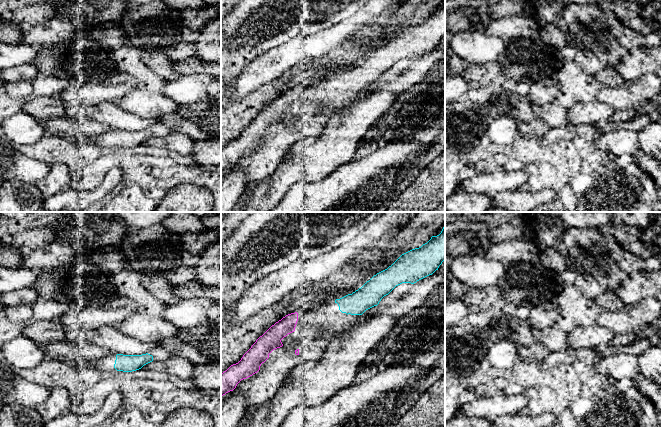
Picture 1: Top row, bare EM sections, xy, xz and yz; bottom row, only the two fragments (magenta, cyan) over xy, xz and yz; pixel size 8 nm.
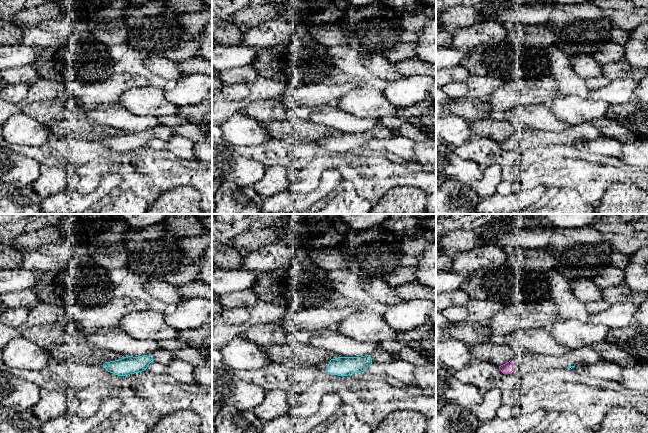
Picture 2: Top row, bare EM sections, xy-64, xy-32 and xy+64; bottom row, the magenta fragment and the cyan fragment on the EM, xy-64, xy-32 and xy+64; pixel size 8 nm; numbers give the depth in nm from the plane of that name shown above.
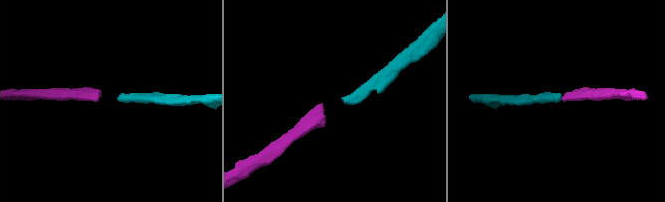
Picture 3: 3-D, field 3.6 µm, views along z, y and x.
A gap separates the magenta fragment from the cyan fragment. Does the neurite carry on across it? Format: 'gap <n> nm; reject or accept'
gap 320 nm; accept

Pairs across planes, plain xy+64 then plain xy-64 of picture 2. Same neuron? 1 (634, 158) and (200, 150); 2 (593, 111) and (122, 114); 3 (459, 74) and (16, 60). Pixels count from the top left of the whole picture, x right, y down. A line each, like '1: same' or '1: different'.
1: same
2: different
3: different

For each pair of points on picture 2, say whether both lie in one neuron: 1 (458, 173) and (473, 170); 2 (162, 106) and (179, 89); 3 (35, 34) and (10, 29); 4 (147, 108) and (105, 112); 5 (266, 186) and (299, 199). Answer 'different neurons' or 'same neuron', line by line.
1: same neuron
2: different neurons
3: different neurons
4: different neurons
5: different neurons

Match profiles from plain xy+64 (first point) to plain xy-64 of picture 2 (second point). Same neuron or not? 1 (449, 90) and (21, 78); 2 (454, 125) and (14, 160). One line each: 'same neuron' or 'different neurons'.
1: different neurons
2: different neurons

